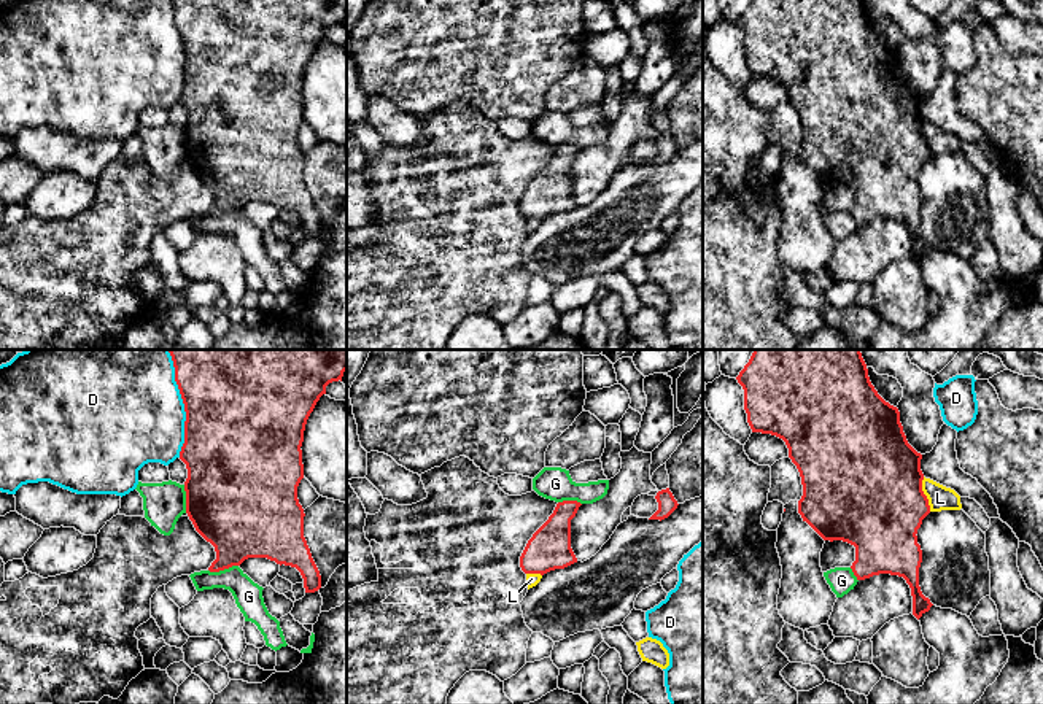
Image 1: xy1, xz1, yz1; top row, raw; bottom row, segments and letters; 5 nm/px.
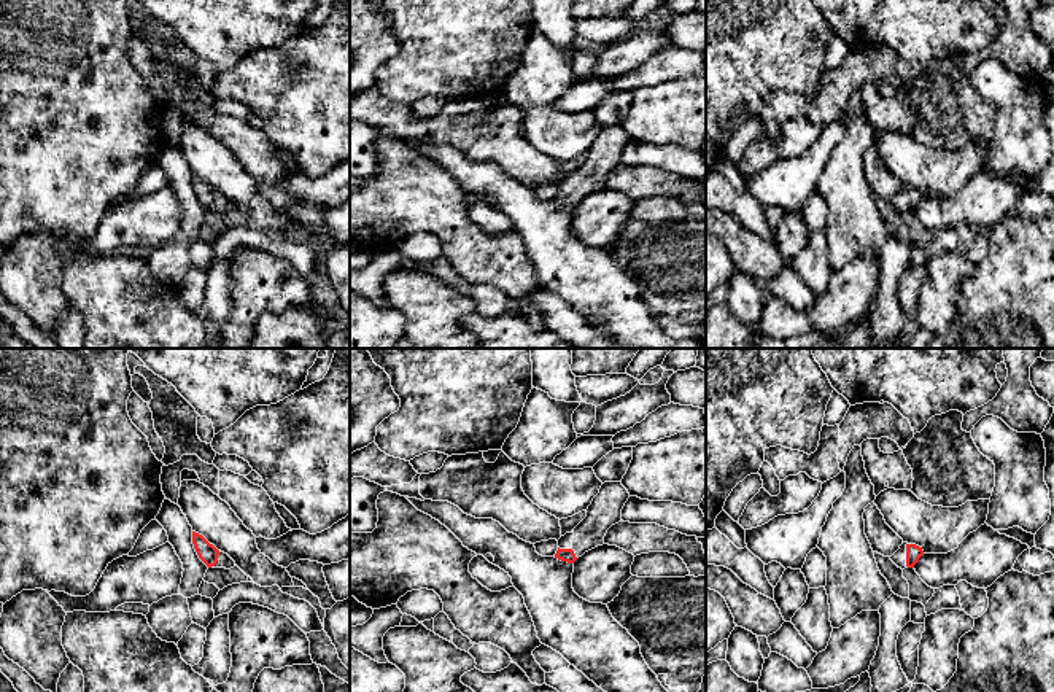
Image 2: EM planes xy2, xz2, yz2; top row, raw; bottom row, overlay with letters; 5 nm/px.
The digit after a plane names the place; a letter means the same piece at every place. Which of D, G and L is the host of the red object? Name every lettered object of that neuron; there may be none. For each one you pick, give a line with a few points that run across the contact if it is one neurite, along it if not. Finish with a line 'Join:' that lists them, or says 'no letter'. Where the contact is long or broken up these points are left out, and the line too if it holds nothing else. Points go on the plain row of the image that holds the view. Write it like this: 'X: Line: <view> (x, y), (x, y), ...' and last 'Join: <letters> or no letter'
Join: no letter

